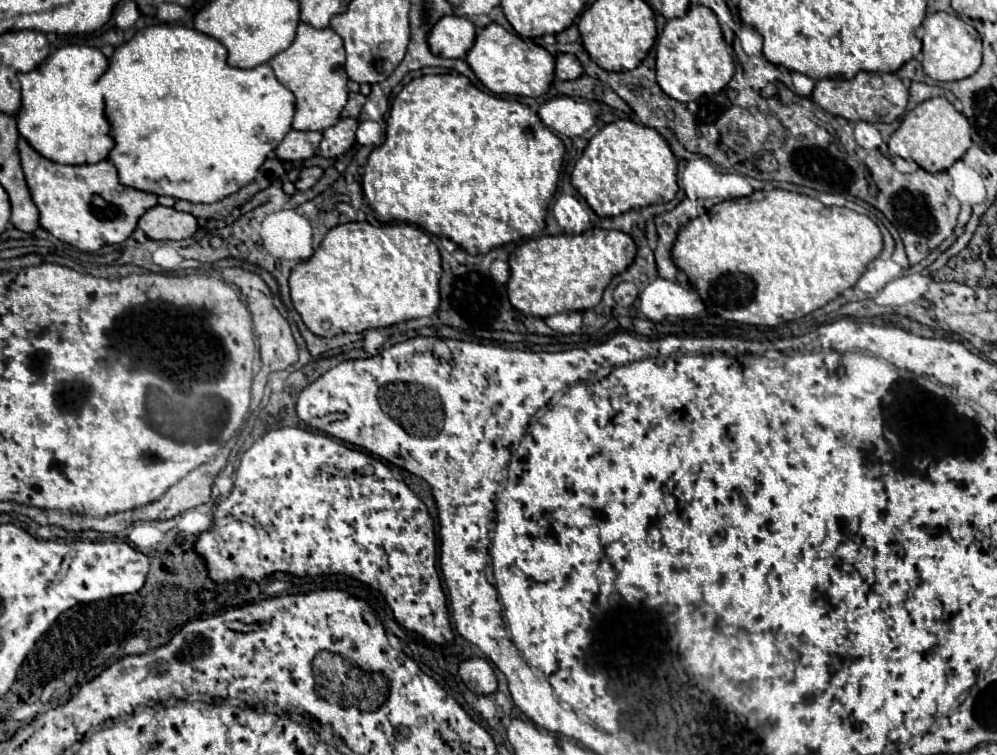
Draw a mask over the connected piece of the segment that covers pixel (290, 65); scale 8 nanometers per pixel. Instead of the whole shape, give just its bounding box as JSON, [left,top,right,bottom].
[269,23,347,131]

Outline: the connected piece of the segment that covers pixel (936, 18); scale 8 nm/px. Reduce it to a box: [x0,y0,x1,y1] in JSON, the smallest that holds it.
[923,13,981,81]

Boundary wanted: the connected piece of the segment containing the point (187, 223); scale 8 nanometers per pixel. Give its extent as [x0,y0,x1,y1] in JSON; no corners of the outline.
[137,205,197,239]

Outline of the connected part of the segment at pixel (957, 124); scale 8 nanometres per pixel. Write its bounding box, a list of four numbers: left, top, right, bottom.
[889,97,971,173]

